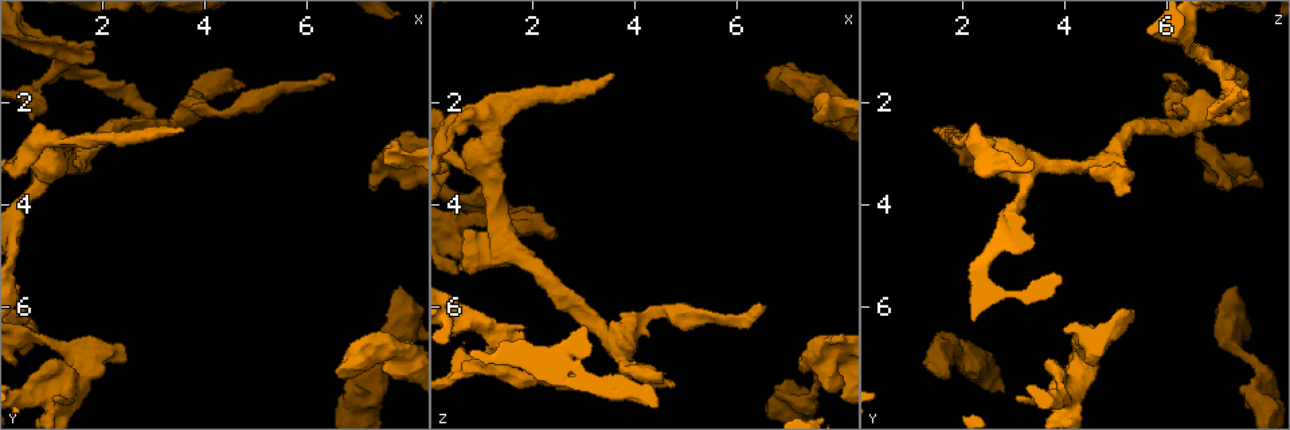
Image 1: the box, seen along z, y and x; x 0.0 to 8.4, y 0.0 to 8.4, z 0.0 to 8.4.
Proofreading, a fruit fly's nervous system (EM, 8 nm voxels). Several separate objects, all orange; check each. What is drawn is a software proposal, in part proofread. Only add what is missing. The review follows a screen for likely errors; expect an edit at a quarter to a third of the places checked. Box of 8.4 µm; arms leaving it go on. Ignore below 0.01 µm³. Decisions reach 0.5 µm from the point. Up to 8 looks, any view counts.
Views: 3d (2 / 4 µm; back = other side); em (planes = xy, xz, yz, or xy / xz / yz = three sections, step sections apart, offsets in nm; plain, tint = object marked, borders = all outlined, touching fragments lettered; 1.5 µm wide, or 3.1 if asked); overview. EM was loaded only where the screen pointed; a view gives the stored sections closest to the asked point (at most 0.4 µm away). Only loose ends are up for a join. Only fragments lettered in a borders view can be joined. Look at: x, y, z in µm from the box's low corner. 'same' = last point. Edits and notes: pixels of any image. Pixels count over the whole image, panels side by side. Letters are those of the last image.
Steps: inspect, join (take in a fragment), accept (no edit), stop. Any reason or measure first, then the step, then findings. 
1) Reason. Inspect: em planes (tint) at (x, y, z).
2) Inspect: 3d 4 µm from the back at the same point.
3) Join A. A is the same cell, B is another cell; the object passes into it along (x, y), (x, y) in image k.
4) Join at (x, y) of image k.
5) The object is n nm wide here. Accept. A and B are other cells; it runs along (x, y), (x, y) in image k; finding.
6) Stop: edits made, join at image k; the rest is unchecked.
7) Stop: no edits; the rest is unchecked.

An open end. Inspect: em planes (borders) at (2.65, 2.35, 6.95).

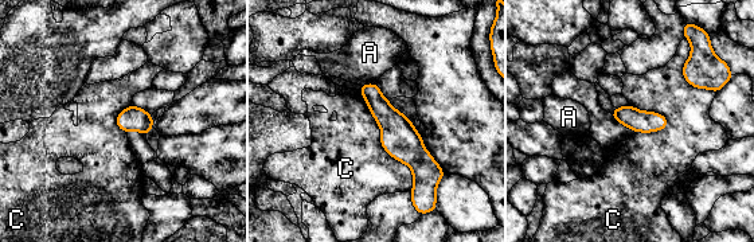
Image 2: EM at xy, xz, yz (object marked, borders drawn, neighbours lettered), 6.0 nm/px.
Accept. A and C are other cells; a border runs along (359, 89), (411, 188) in image 2; none of them fits.

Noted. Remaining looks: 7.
An open end. Inspect: em 3.1 µm planes (borders) at (4.75, 1.70, 7.45).

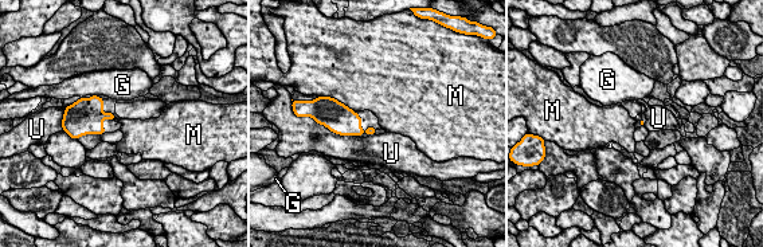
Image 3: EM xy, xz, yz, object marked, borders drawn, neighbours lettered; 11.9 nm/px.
Accept. G, M and U are other cells; a border runs along (339, 101), (352, 110) in image 3; none of them fits.

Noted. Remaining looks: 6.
An open end. Inspect: em planes (plain) at (6.40, 1.45, 5.95).

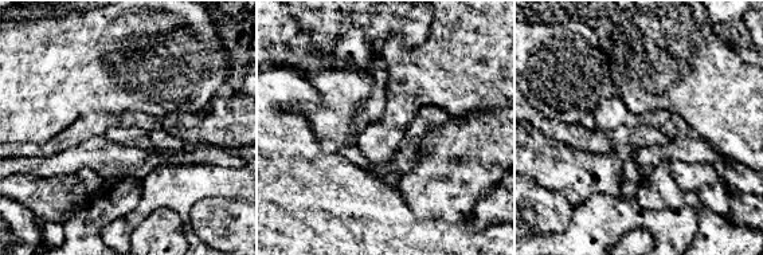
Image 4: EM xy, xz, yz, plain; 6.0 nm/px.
See the neighbours. Inspect: em planes (borders) at the same point.

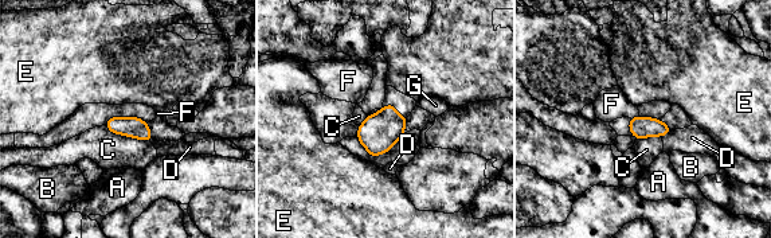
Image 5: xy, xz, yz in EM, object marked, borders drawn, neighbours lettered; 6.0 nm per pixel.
The object is 130 nm wide here; the longest contact is with C, 300 nm. Accept. A, B, C, D, E, F and G are other cells; no lettered fragment goes on from it.

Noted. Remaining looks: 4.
Thick end. Inspect: em yz step 8 (borders) at (6.70, 7.30, 1.45).

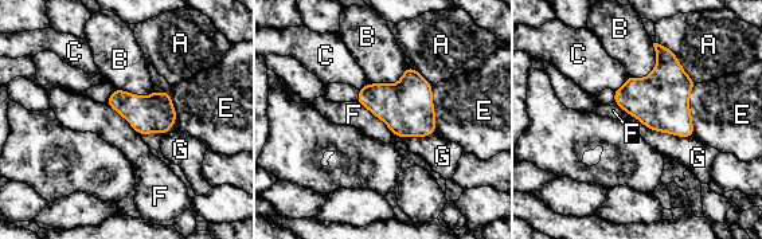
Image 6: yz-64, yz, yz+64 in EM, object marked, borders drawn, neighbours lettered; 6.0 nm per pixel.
The object is 220 nm wide here. Accept. A, B, C, E, F and G are other cells; none of them fits.

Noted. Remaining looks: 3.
Stop: no edits; the rest is unchecked.

